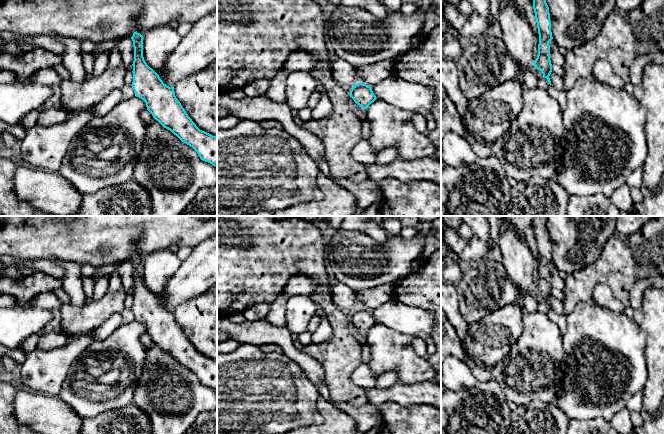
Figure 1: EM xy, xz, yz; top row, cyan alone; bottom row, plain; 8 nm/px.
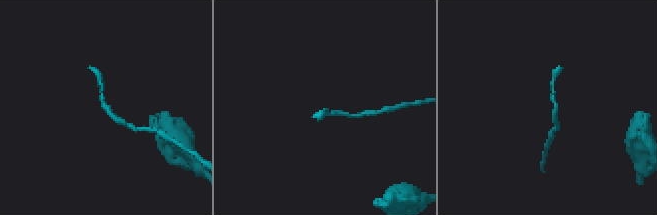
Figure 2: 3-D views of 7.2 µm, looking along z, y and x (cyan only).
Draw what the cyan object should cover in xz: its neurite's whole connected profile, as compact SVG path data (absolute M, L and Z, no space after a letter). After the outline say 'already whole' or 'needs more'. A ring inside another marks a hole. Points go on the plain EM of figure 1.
M358 307L352 311L350 321L363 333L367 333L377 323L371 311L363 307Z; already whole

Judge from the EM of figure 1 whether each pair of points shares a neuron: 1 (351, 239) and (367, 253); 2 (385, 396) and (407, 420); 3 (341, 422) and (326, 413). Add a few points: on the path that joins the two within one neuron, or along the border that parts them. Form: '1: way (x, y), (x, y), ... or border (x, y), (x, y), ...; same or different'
1: way (355, 243), (363, 249); same
2: border (414, 404), (383, 402), (378, 406); different
3: way (337, 422), (330, 415); same

